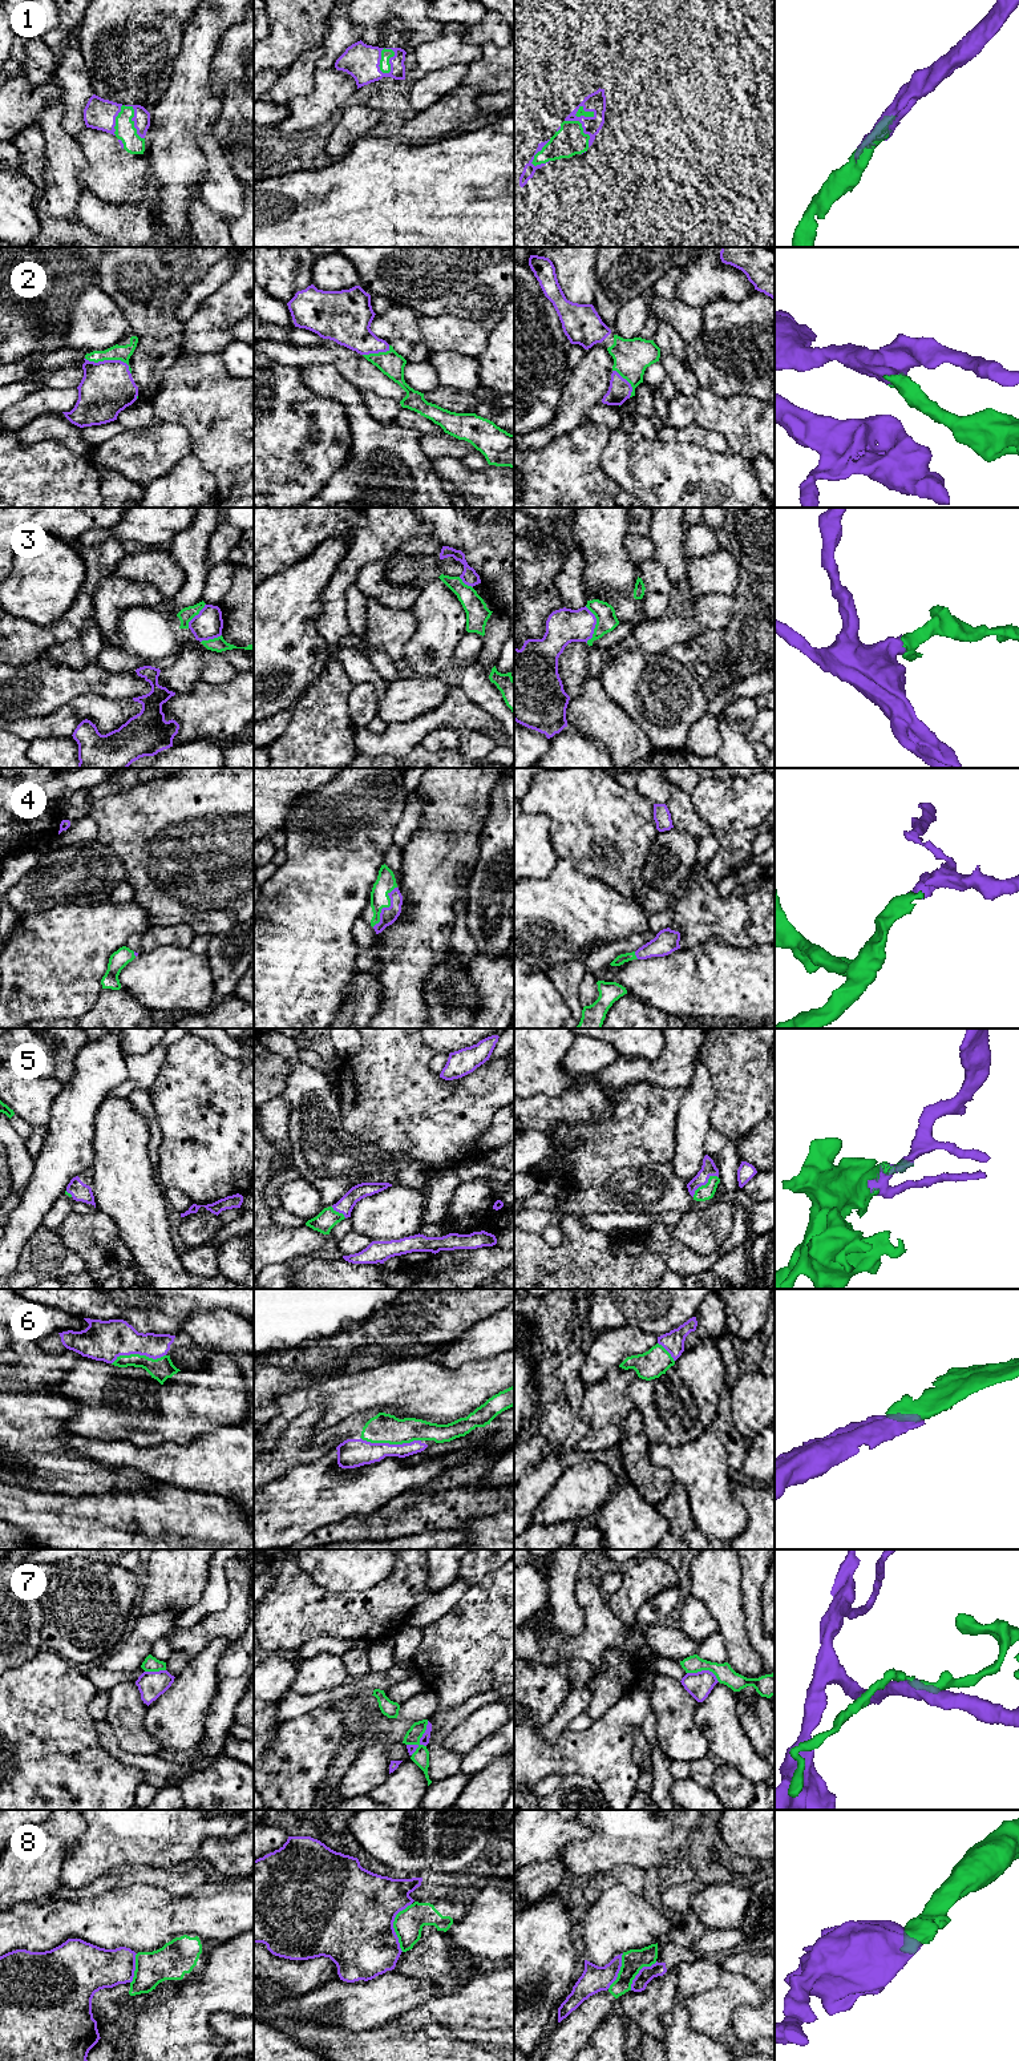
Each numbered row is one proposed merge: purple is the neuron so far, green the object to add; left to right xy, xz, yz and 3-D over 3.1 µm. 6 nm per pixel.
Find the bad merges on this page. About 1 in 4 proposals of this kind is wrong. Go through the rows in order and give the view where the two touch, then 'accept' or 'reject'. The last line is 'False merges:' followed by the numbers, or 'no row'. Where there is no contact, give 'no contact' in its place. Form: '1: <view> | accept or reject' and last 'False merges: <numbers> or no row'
1: xy | accept
2: xy | accept
3: yz | reject
4: xz | accept
5: yz | accept
6: xz | accept
7: xz | reject
8: xz | reject
False merges: 3, 7, 8

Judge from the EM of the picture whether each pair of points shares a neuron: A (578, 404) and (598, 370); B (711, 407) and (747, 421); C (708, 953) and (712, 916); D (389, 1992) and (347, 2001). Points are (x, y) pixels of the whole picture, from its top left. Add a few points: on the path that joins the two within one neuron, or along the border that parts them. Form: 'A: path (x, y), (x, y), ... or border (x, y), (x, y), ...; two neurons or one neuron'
A: path (578, 396), (591, 378); one neuron
B: path (720, 415), (738, 419); one neuron
C: border (740, 946), (699, 942), (680, 949); two neurons
D: path (379, 2000), (358, 2001); one neuron

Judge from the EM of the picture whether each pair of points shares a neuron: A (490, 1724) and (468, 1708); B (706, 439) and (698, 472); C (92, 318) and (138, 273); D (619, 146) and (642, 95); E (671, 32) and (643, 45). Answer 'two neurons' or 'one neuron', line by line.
A: two neurons
B: two neurons
C: two neurons
D: one neuron
E: one neuron

